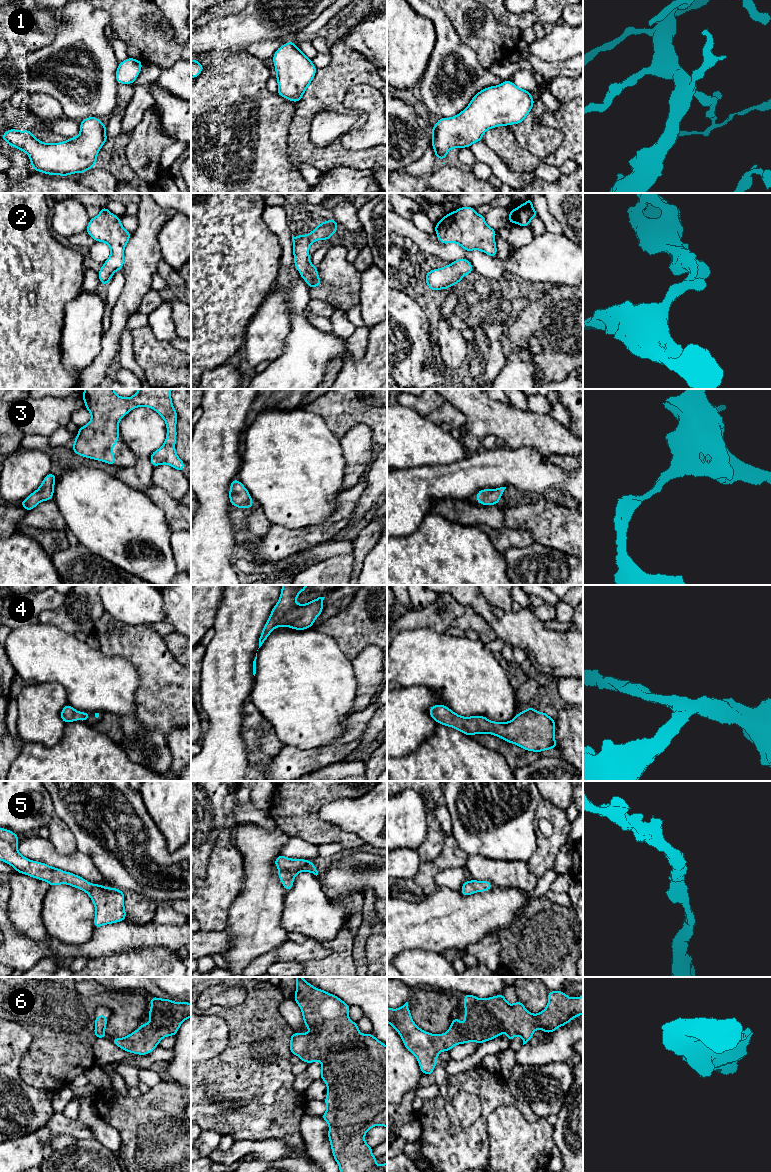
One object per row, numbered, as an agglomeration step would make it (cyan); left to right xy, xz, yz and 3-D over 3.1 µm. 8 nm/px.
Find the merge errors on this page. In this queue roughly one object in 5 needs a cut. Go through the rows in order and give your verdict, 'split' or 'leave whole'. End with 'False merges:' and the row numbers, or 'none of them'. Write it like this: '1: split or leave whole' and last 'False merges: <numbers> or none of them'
1: leave whole
2: leave whole
3: leave whole
4: leave whole
5: leave whole
6: leave whole
False merges: none of them

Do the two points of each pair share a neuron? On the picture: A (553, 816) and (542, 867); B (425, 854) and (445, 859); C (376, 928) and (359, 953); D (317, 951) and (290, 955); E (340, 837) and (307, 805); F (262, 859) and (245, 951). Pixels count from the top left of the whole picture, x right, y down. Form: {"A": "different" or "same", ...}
{"A": "same", "B": "different", "C": "same", "D": "same", "E": "same", "F": "same"}

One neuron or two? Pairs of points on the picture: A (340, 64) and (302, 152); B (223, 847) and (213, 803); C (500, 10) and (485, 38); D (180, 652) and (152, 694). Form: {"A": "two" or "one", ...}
{"A": "one", "B": "two", "C": "two", "D": "two"}

